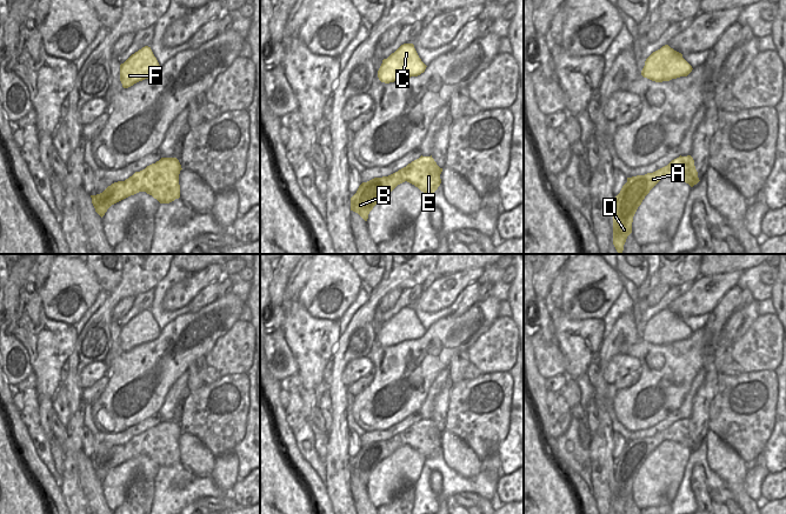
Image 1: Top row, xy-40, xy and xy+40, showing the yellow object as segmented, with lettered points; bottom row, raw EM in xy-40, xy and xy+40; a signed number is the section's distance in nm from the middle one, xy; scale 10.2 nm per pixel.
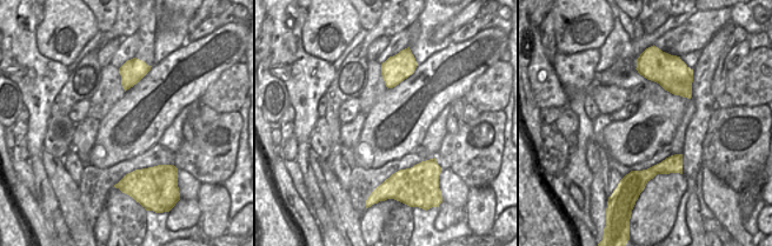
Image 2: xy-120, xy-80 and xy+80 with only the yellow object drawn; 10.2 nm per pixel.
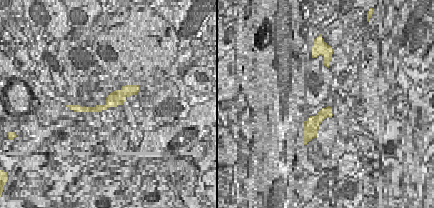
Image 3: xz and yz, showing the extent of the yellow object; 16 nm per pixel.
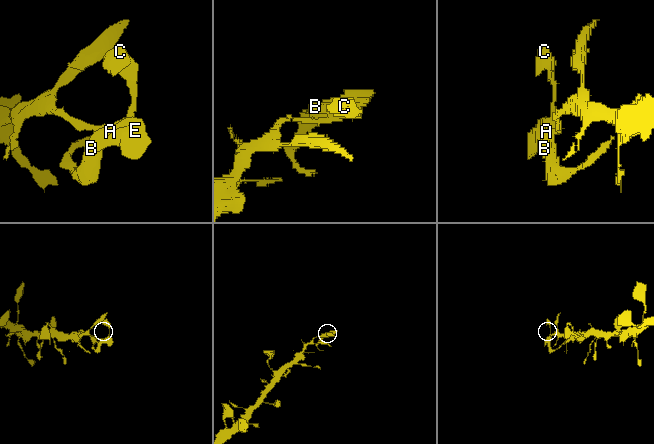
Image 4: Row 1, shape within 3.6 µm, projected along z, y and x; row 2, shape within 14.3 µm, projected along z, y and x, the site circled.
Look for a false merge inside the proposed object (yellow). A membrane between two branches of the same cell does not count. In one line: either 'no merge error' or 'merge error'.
merge error

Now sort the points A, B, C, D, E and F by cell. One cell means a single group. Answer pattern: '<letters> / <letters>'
A B D E / C F

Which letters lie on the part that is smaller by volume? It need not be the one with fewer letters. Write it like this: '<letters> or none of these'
A, B, D, E

